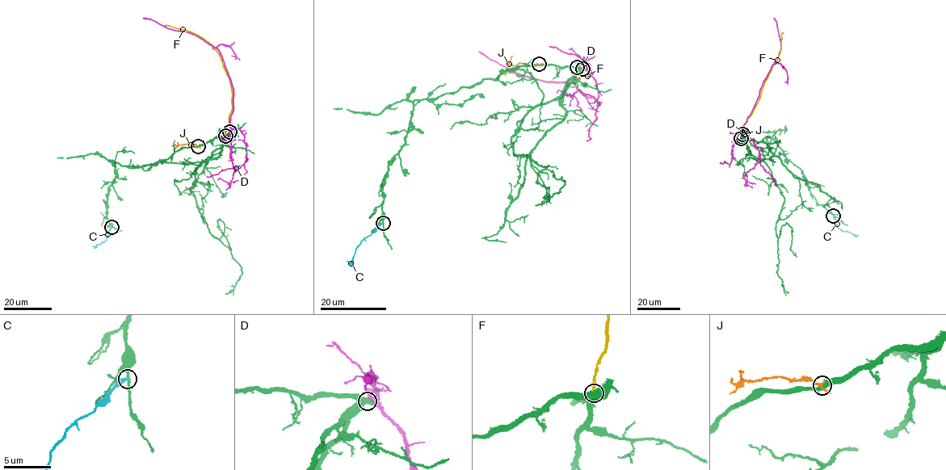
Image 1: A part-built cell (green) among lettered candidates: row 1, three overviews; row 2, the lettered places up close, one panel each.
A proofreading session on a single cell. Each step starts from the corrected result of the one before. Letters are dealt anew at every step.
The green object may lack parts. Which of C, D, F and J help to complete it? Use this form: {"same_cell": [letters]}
{"same_cell": ["D"]}

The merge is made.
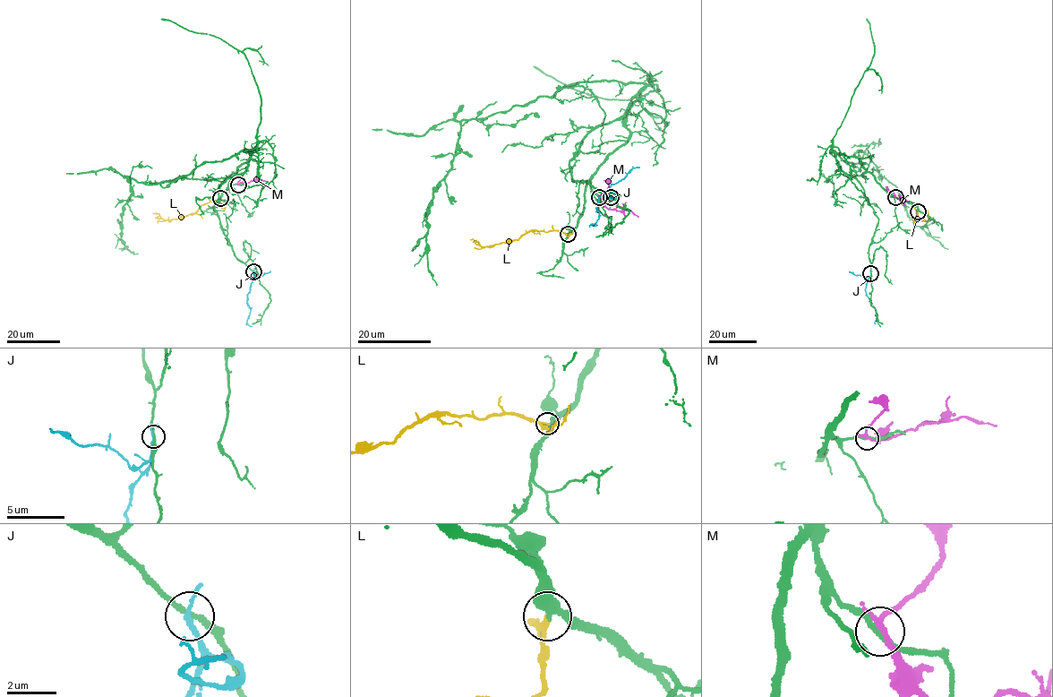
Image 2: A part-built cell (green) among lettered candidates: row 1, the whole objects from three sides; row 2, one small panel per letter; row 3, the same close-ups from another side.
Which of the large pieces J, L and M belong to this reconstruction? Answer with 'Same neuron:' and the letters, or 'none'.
Same neuron: L

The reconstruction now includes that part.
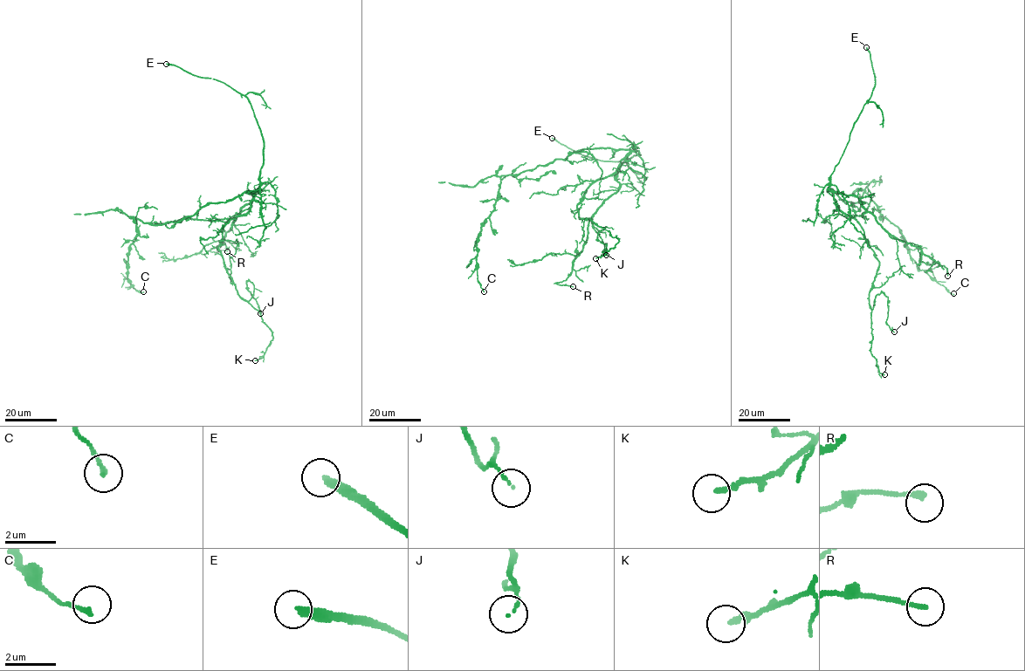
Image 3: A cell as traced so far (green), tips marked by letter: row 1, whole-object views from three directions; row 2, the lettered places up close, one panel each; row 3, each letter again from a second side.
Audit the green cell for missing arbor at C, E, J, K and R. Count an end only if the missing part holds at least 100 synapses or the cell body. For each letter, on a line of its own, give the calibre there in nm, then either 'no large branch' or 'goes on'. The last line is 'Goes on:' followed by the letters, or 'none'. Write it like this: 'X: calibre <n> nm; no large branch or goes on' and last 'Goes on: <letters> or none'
C: calibre 180 nm; no large branch
E: calibre 320 nm; goes on
J: calibre 90 nm; no large branch
K: calibre 200 nm; no large branch
R: calibre 180 nm; no large branch
Goes on: E

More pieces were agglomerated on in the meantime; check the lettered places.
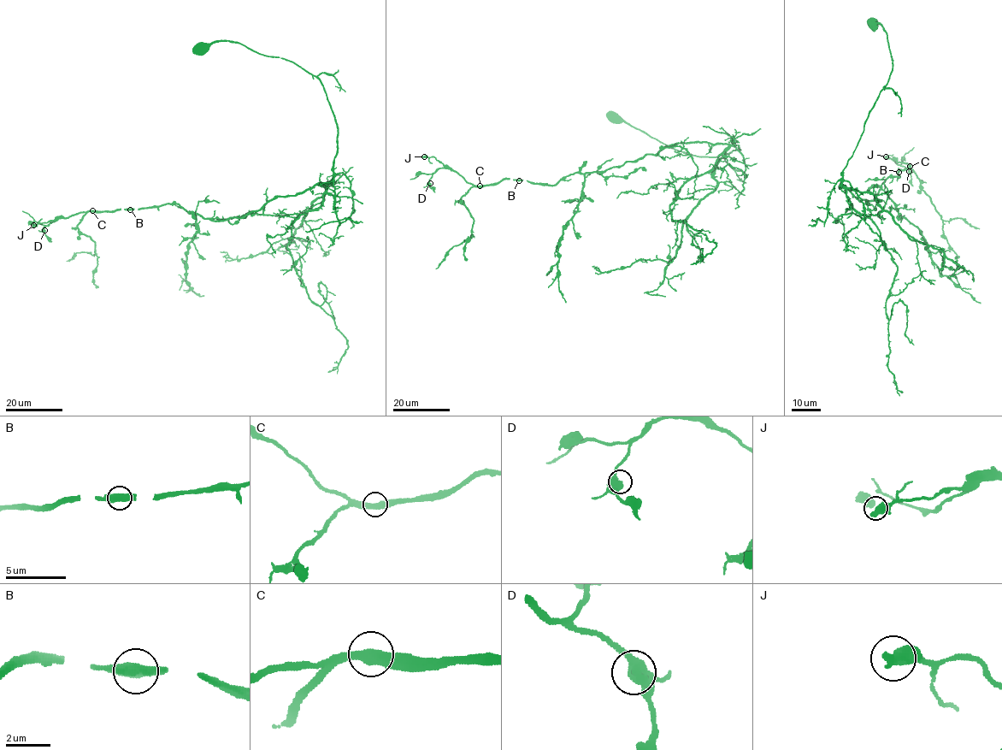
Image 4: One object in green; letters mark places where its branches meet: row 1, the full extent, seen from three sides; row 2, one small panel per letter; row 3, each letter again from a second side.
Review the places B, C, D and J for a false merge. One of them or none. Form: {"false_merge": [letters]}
{"false_merge": []}

